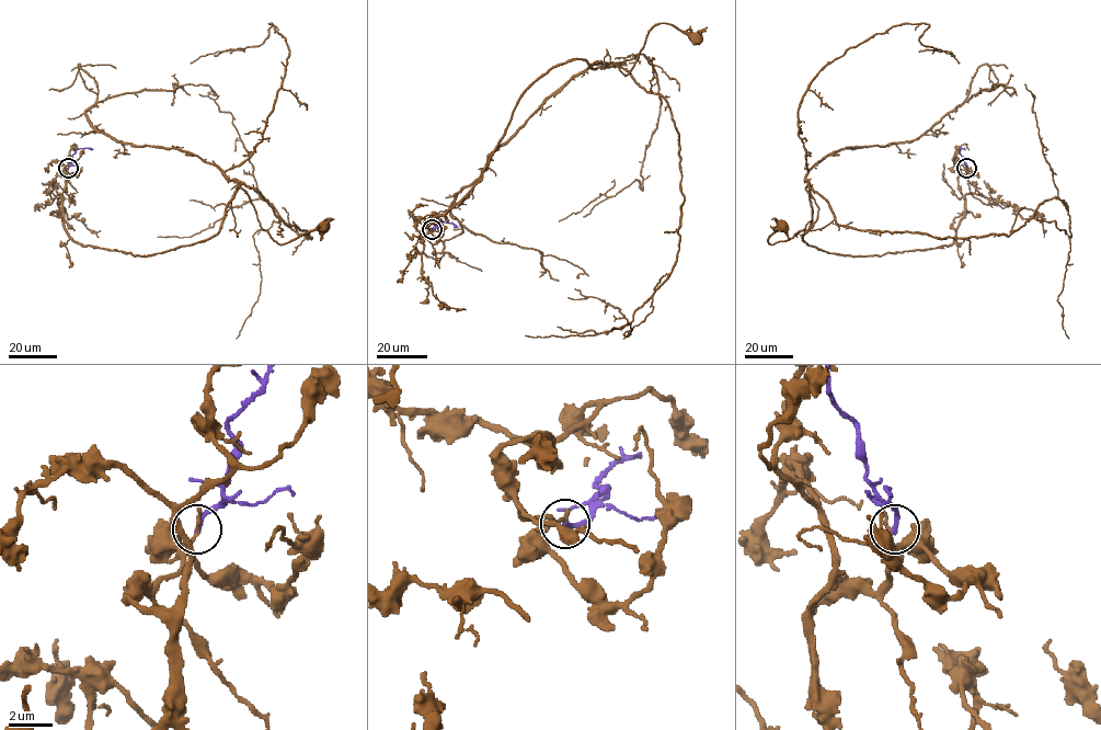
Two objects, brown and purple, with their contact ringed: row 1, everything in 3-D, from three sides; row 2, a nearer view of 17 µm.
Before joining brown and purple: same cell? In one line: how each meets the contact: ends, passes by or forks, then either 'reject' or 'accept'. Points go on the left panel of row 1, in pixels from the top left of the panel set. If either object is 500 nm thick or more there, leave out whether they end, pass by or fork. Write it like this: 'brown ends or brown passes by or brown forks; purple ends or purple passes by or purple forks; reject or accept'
brown ends; purple ends; reject

